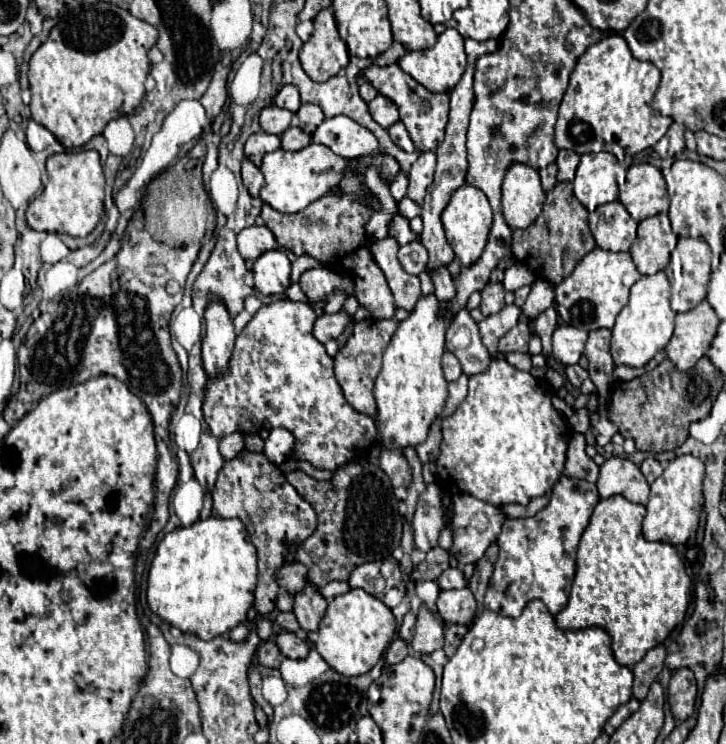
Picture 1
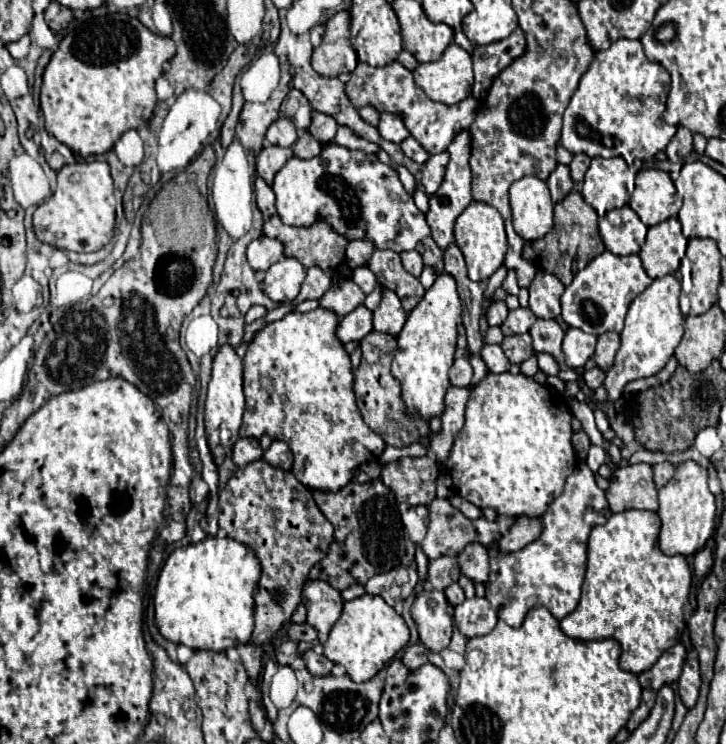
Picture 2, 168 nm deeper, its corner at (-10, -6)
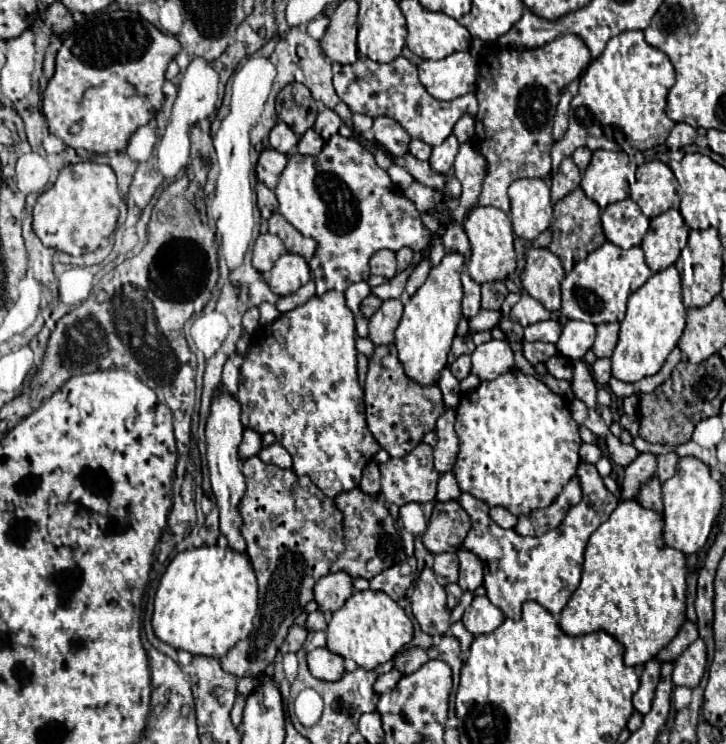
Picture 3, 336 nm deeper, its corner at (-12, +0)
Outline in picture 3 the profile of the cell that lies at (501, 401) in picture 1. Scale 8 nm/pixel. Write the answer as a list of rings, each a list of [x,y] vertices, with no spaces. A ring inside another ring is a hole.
[[[512,369],[512,371],[500,375],[500,377],[492,379],[492,381],[482,381],[478,389],[468,391],[468,393],[462,397],[462,401],[460,401],[458,409],[456,409],[456,435],[458,435],[458,445],[460,445],[460,449],[458,449],[458,459],[456,459],[456,465],[454,465],[452,473],[454,473],[460,489],[466,491],[466,493],[472,493],[474,497],[478,497],[478,499],[482,499],[482,501],[486,501],[490,507],[500,505],[500,507],[508,509],[512,515],[516,515],[516,517],[520,517],[520,515],[530,515],[534,509],[546,509],[546,507],[550,507],[550,505],[554,503],[554,499],[560,495],[560,489],[572,479],[572,475],[576,475],[576,469],[578,469],[578,465],[580,465],[580,455],[578,455],[578,451],[580,451],[582,439],[580,439],[580,433],[578,433],[578,423],[572,419],[570,403],[568,403],[566,399],[562,399],[560,395],[552,393],[540,379],[530,377],[530,375],[524,375],[524,373],[518,371],[518,369]]]

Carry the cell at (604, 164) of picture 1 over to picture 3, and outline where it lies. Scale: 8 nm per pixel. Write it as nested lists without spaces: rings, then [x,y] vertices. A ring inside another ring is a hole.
[[[598,149],[598,151],[592,153],[592,161],[590,161],[588,169],[582,175],[580,187],[584,189],[584,193],[592,201],[596,201],[600,205],[600,209],[604,209],[610,203],[616,203],[616,201],[622,201],[622,199],[628,197],[628,193],[630,193],[629,181],[636,181],[636,169],[637,165],[630,161],[624,151],[604,151],[604,149]]]

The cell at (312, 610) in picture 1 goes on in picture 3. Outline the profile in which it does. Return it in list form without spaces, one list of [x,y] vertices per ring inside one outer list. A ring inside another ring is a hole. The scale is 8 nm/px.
[[[346,571],[328,573],[314,587],[314,599],[320,605],[320,611],[336,611],[344,601],[354,593],[352,577]]]

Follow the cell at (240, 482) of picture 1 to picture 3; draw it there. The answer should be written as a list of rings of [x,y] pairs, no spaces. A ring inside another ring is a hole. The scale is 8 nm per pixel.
[[[258,457],[244,459],[242,469],[248,489],[244,501],[240,501],[240,513],[244,517],[246,551],[258,579],[260,599],[254,631],[220,661],[222,669],[238,679],[256,677],[274,663],[276,651],[284,643],[294,619],[312,601],[314,585],[330,573],[332,563],[344,551],[344,515],[336,507],[336,501],[326,497],[308,477],[298,477],[292,469],[262,463]]]

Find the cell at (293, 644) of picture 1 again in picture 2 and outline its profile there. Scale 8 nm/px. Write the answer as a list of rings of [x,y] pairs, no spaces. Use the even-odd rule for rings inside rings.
[[[308,649],[308,651],[304,651],[302,653],[302,659],[304,659],[304,663],[306,663],[306,667],[308,667],[308,671],[312,673],[312,675],[328,675],[330,673],[330,669],[332,669],[332,661],[330,659],[326,659],[324,655],[316,655],[312,649]]]

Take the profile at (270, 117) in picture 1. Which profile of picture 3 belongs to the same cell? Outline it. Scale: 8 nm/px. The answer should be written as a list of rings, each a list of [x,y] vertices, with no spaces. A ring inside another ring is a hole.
[[[282,121],[276,123],[276,127],[270,131],[270,145],[280,151],[280,153],[290,153],[298,143],[296,133],[292,133],[292,129],[288,129],[288,125],[284,125]]]

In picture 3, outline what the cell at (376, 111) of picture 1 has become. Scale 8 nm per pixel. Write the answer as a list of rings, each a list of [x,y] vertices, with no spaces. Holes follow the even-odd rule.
[[[376,117],[372,125],[374,139],[390,157],[402,157],[408,153],[410,135],[392,117]]]

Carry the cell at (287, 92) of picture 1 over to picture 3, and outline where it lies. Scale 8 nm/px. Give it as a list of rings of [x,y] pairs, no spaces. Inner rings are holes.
[[[288,83],[276,95],[276,115],[280,121],[292,127],[296,135],[304,135],[314,125],[316,113],[318,105],[302,83]]]

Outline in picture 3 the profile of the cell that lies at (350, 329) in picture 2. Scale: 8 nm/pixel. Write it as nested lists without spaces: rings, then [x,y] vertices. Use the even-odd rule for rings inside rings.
[[[368,295],[368,297],[362,301],[362,311],[364,311],[366,317],[372,317],[372,315],[380,309],[380,305],[382,305],[382,299],[380,299],[380,297]]]

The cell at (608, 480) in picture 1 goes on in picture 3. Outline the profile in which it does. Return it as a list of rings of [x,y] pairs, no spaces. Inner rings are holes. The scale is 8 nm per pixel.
[[[640,453],[626,469],[624,469],[624,481],[620,499],[636,499],[636,493],[648,477],[652,477],[656,471],[656,455],[652,453]]]

